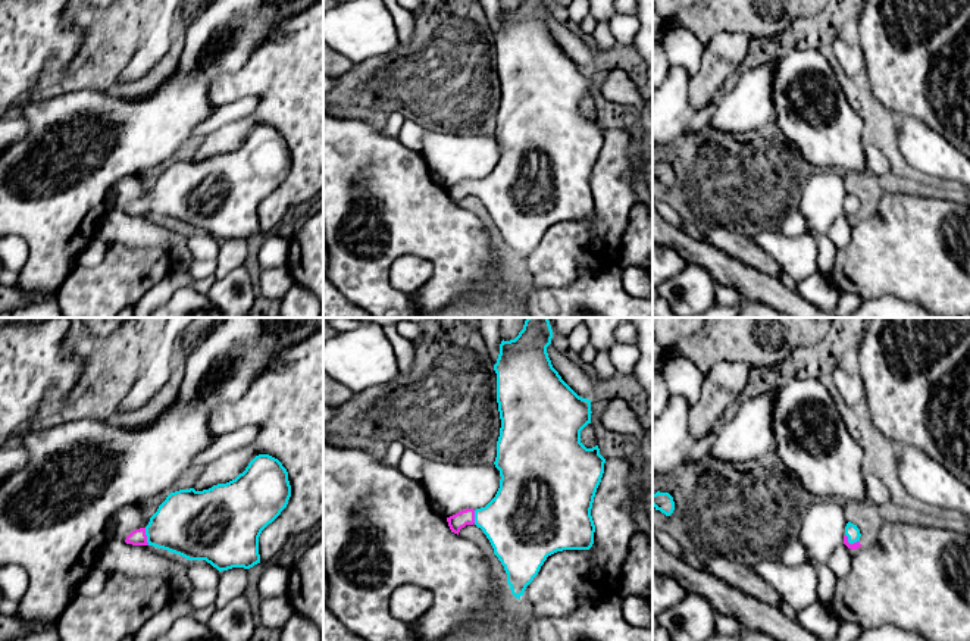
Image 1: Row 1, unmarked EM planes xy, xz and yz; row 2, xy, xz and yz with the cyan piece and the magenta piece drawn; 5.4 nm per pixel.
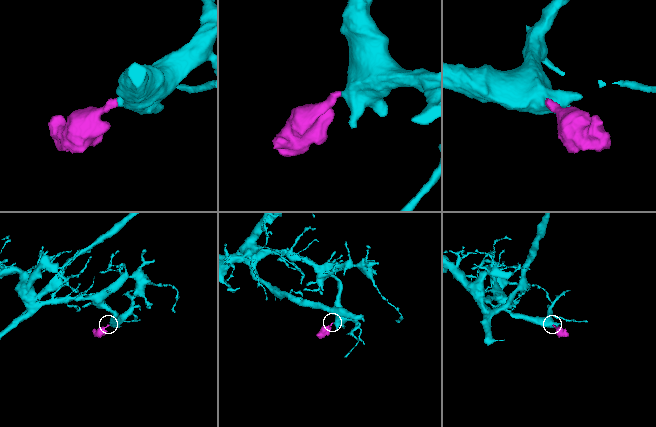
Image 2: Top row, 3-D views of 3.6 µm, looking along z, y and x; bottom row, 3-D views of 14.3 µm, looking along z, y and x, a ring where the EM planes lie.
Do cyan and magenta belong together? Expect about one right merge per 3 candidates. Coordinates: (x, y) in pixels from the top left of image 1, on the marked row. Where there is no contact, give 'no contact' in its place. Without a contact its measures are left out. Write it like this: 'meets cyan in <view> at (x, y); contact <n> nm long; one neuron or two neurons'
meets cyan in xy at (147, 537); contact 100 nm long; one neuron

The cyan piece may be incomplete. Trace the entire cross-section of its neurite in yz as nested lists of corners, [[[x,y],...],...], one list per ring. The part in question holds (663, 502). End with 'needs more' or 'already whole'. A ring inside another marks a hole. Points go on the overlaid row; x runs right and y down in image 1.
[[[657,491],[655,494],[653,494],[653,506],[655,507],[655,510],[660,510],[666,516],[670,516],[675,510],[673,497],[669,493]]]; already whole

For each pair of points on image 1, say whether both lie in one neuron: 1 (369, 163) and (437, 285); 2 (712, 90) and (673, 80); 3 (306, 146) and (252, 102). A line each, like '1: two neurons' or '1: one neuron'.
1: one neuron
2: two neurons
3: two neurons

